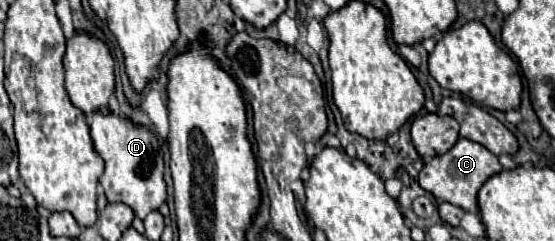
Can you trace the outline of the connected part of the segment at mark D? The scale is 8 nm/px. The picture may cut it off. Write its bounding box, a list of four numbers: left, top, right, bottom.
[86,111,166,219]

